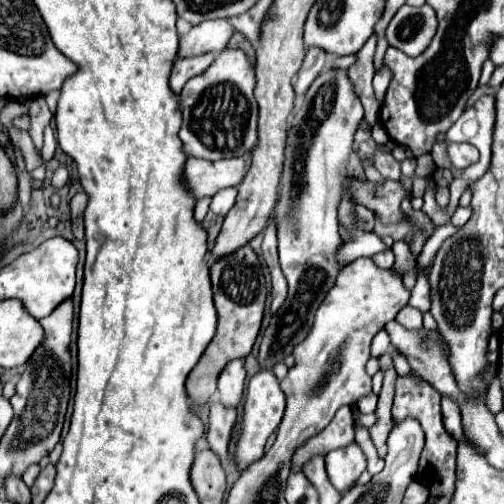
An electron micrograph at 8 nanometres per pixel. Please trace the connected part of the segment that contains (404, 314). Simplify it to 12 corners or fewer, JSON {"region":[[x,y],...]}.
{"region":[[405,306],[395,320],[407,330],[423,328],[423,314]]}

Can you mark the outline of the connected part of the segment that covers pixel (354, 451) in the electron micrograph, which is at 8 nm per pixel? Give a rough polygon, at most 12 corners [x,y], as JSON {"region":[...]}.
{"region":[[357,444],[325,456],[331,484],[349,492],[367,462]]}

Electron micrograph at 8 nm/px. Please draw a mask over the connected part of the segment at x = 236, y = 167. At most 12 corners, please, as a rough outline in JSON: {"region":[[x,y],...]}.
{"region":[[189,158],[183,182],[195,200],[239,186],[243,158]]}

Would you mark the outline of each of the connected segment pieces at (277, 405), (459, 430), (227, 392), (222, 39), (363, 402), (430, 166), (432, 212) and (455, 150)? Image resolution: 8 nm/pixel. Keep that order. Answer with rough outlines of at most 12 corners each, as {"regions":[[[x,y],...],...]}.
{"regions":[[[271,370],[249,380],[235,448],[239,472],[265,454],[285,396]],[[443,396],[443,424],[457,442],[463,440],[459,406]],[[245,360],[219,374],[219,400],[237,406],[245,388]],[[227,20],[197,24],[179,40],[177,58],[225,50]],[[375,392],[359,398],[357,408],[363,414],[377,406]],[[431,154],[417,158],[415,176],[431,176],[435,162]],[[435,184],[427,188],[423,212],[435,228],[450,223],[446,208],[435,200]],[[449,144],[455,170],[465,170],[479,160],[471,144]]]}

